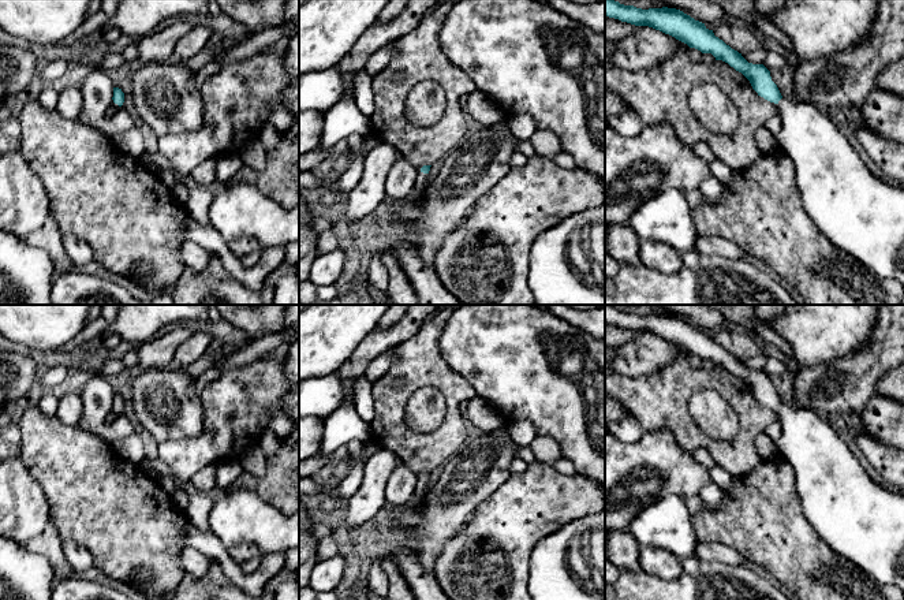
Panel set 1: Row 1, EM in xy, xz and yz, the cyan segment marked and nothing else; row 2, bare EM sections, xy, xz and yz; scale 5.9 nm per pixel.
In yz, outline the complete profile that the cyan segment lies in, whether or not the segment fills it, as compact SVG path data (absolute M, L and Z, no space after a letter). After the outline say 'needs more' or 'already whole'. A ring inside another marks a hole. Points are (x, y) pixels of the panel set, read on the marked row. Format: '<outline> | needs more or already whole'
M605 0L605 16L653 27L711 53L741 72L758 96L777 104L782 123L777 148L793 163L808 217L837 249L904 287L904 189L874 176L829 115L784 98L763 64L748 63L705 23L680 10L642 10Z | needs more

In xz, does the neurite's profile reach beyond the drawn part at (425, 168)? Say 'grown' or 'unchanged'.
grown

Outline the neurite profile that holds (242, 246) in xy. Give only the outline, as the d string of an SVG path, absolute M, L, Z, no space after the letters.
M243 236L228 243L229 250L238 257L259 250L259 243L254 236Z

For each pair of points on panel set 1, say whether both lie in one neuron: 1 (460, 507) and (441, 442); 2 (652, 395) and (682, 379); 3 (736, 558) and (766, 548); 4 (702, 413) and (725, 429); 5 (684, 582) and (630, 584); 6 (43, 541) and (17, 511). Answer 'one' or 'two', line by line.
1: two
2: one
3: two
4: one
5: one
6: two

